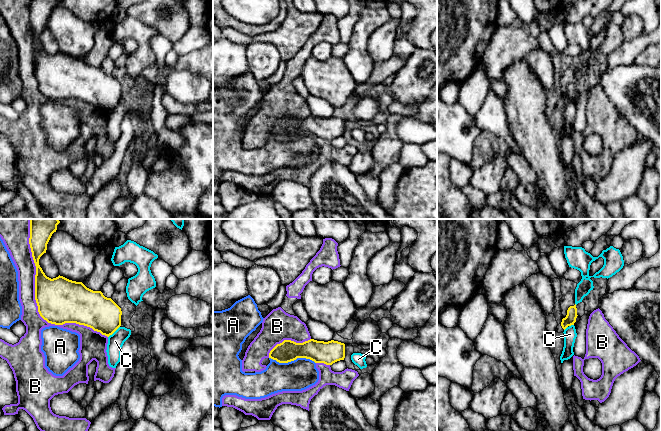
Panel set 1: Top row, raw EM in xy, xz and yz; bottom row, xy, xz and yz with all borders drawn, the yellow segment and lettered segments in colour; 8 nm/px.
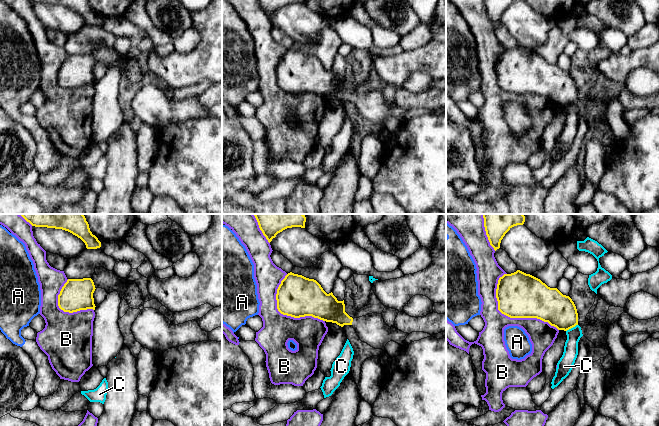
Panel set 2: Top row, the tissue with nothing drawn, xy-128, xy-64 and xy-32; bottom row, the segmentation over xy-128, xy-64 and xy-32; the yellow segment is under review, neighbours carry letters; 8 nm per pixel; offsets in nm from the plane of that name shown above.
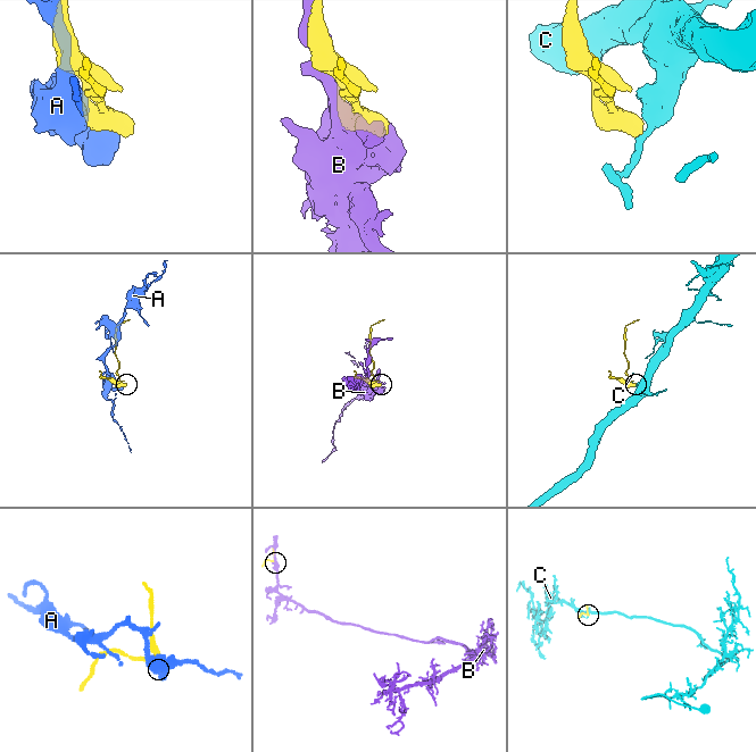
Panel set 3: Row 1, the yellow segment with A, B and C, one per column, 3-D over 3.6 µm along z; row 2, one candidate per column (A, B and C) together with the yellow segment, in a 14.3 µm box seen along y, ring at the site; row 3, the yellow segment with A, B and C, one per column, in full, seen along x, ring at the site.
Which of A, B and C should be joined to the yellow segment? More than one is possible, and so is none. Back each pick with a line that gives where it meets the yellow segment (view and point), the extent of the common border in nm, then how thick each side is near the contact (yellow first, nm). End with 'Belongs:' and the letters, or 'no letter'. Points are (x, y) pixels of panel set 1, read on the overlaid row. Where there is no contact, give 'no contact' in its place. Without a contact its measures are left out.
Belongs: no letter

